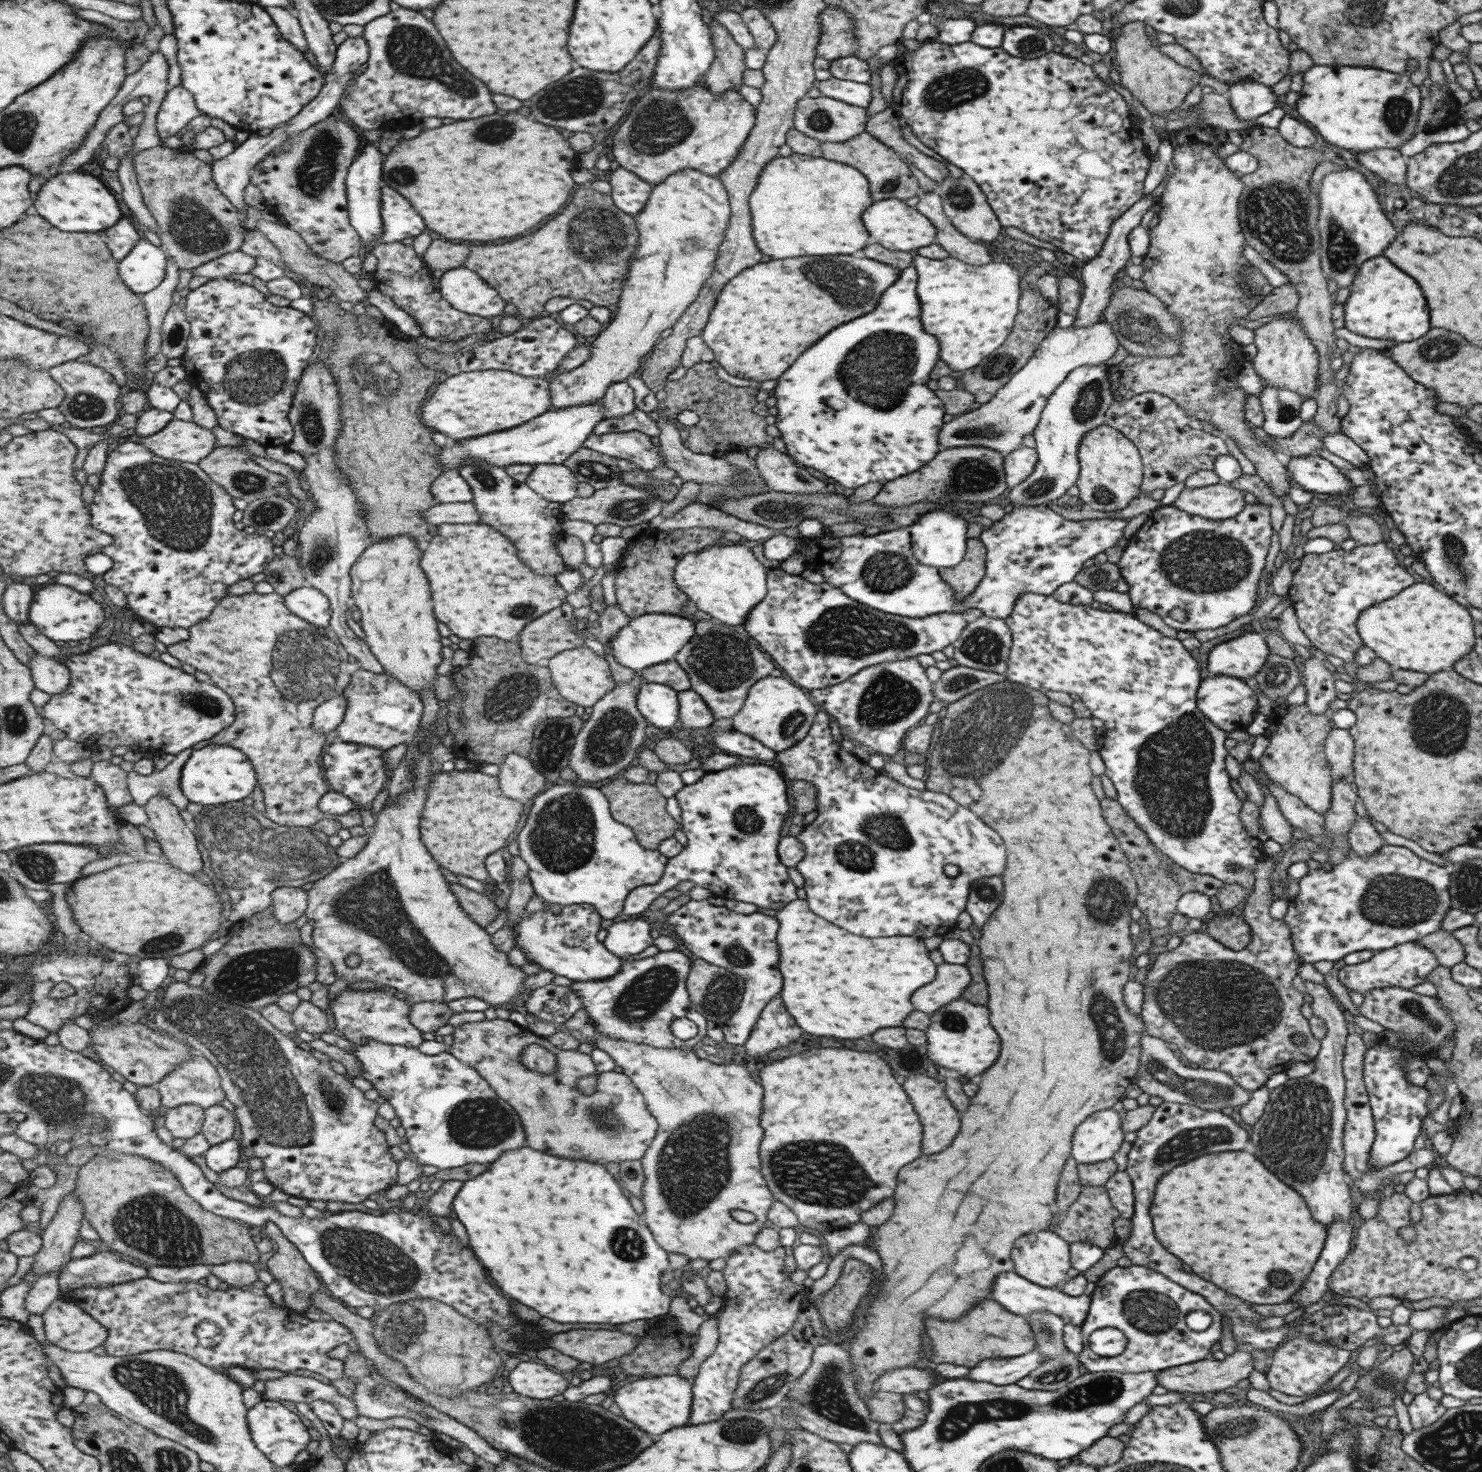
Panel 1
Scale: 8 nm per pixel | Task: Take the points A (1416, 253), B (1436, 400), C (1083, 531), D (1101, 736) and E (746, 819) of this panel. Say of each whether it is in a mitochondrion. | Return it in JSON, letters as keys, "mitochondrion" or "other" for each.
{"A":"other","B":"other","C":"other","D":"other","E":"mitochondrion"}

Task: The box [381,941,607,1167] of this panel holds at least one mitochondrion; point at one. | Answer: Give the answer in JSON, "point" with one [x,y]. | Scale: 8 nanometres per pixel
{"point":[476,1123]}

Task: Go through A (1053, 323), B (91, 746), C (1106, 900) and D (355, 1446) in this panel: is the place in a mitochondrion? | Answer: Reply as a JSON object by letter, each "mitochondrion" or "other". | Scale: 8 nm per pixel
{"A":"other","B":"other","C":"mitochondrion","D":"other"}

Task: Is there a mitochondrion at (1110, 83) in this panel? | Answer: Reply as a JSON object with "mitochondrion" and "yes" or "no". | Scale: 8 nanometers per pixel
{"mitochondrion":"no"}

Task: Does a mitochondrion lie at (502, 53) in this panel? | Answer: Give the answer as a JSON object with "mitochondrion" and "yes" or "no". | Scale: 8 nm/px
{"mitochondrion":"no"}

